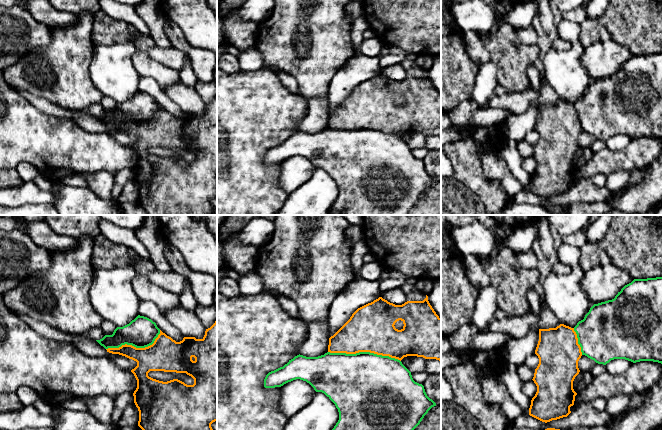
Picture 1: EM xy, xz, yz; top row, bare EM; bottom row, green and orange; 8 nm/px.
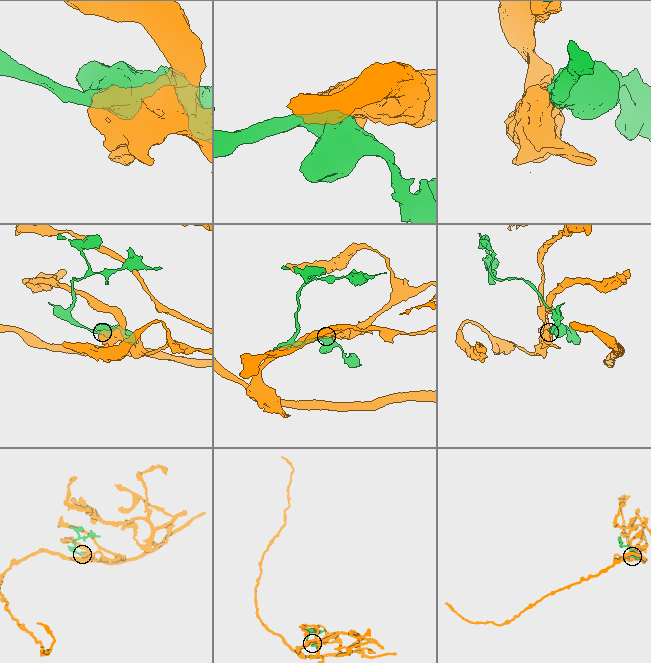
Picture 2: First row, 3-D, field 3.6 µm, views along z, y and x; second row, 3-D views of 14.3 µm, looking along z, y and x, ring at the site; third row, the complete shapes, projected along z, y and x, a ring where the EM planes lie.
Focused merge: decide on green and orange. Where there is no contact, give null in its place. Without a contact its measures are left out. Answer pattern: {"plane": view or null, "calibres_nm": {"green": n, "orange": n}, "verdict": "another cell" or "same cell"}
{"plane": "xz", "calibres_nm": {"green": 500, "orange": 380}, "verdict": "another cell"}

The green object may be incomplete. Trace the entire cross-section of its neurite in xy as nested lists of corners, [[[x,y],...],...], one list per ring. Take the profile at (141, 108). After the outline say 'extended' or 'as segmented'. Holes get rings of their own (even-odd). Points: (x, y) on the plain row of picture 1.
[[[138,91],[129,100],[117,103],[112,111],[105,111],[96,117],[105,125],[119,124],[125,120],[145,124],[152,121],[159,110],[160,105],[155,98]]]; as segmented

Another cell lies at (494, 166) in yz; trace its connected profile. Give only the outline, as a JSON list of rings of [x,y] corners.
[[[480,149],[484,177],[488,181],[496,180],[501,190],[511,198],[524,190],[523,185],[513,176],[499,150]]]

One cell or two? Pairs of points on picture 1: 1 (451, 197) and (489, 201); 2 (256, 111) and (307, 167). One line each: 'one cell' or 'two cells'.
1: two cells
2: two cells

